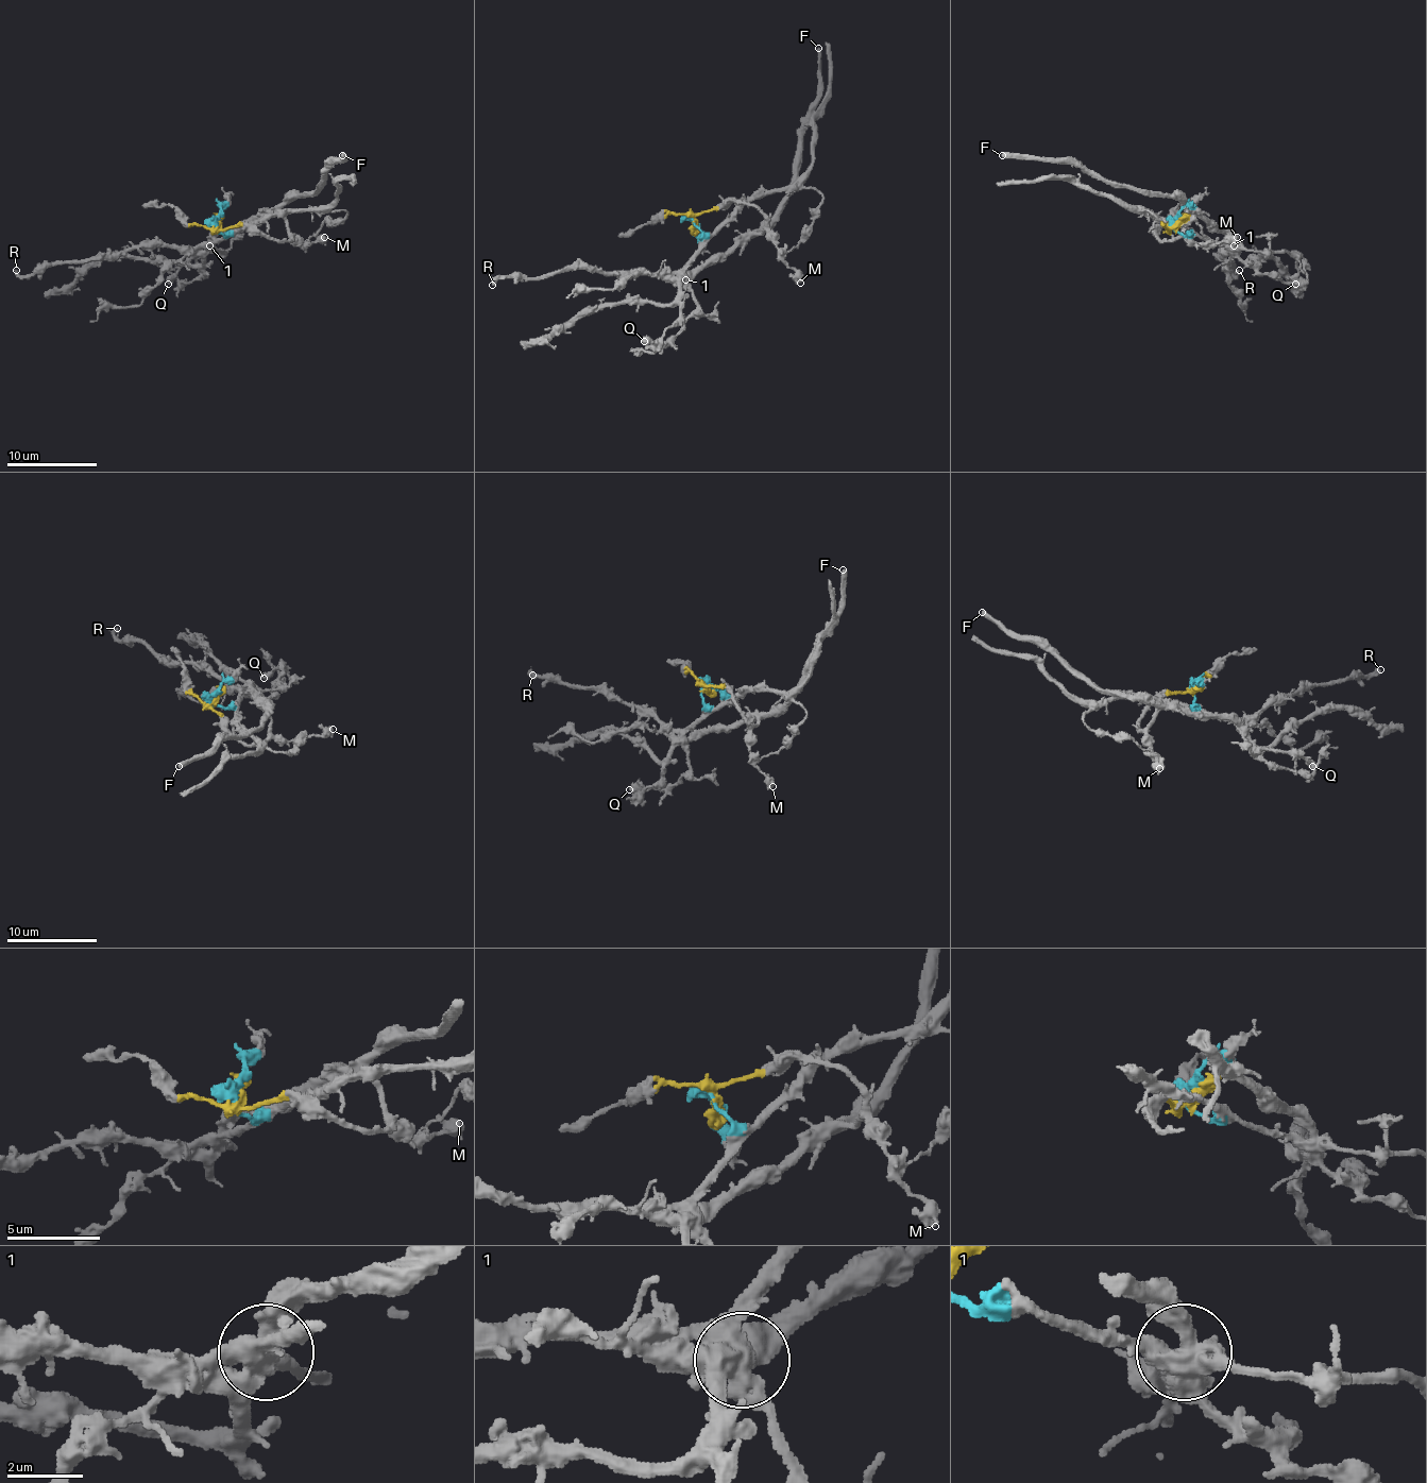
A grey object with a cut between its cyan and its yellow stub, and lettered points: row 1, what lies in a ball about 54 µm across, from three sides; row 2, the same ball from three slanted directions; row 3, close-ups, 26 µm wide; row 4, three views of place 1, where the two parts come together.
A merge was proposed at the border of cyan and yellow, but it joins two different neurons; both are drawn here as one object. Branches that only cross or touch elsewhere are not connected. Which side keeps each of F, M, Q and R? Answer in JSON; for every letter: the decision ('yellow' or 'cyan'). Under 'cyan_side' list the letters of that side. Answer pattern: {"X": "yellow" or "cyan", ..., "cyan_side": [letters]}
{"F": "yellow", "M": "yellow", "Q": "cyan", "R": "cyan", "cyan_side": ["Q", "R"]}

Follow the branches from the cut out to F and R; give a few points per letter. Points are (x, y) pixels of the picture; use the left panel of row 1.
F: (216, 225), (245, 225), (286, 241), (279, 209), (313, 193), (343, 155)
R: (216, 223), (216, 229), (225, 236), (200, 248), (133, 245), (78, 261), (41, 263), (23, 277), (17, 270)

